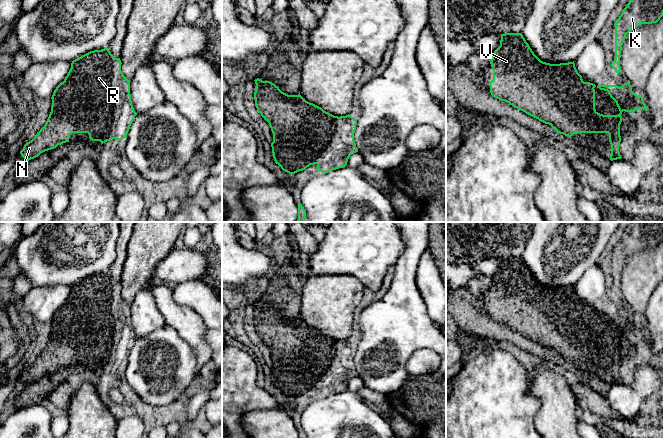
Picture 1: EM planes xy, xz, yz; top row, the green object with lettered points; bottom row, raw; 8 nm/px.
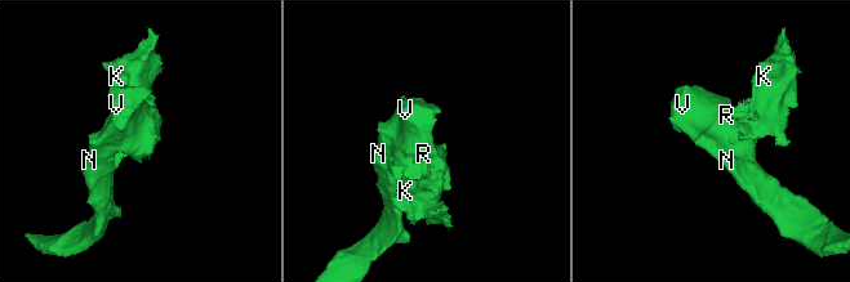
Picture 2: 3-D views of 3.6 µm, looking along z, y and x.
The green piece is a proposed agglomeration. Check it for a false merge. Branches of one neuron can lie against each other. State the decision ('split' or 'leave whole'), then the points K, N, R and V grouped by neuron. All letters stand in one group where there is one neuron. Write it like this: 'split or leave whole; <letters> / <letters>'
leave whole; K N R V

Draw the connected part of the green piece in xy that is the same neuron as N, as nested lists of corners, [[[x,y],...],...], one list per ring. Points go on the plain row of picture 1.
[[[108,272],[90,275],[71,287],[71,292],[53,316],[52,330],[45,349],[35,361],[27,366],[20,375],[21,380],[29,385],[41,377],[54,373],[58,369],[69,366],[72,357],[88,357],[92,365],[100,365],[101,369],[112,363],[122,364],[127,361],[130,350],[137,339],[132,329],[130,318],[130,304],[121,295],[120,282],[114,281]]]

